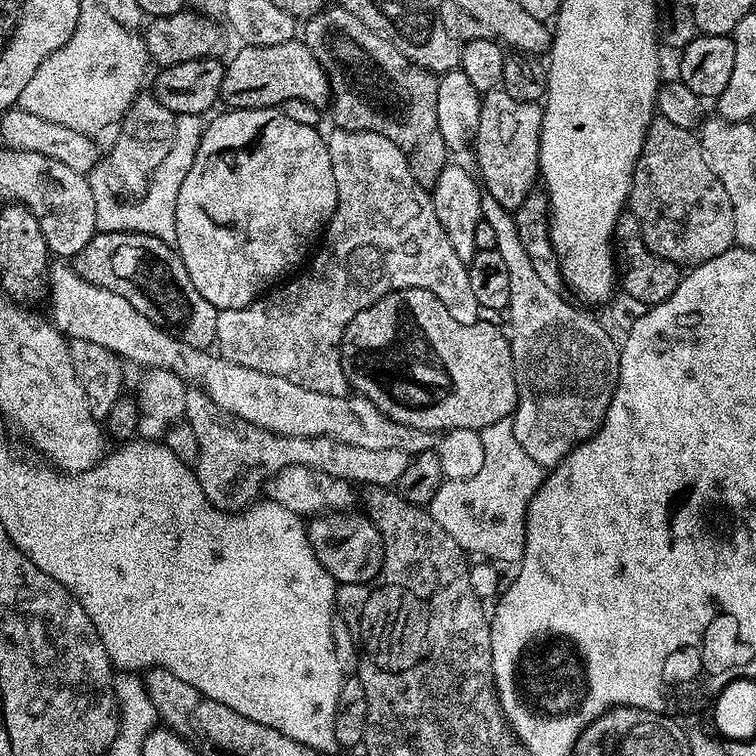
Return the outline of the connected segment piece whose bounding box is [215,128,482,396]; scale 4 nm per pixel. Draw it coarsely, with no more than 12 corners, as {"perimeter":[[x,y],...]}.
{"perimeter":[[326,139],[338,202],[307,265],[217,311],[238,366],[346,396],[366,306],[430,290],[476,323],[467,263],[402,150]]}

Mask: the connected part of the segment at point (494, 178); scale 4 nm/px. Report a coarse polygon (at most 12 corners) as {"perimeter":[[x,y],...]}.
{"perimeter":[[483,93],[483,191],[515,210],[538,184],[539,103]]}

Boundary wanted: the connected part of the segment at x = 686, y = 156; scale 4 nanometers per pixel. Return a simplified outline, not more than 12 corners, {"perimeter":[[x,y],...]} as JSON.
{"perimeter":[[657,115],[627,207],[646,246],[695,266],[734,244],[699,135]]}

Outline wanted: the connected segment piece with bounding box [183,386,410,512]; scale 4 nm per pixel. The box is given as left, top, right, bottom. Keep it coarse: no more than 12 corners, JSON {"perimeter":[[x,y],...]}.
{"perimeter":[[195,386],[183,419],[194,465],[224,512],[257,503],[286,466],[392,486],[410,459],[329,436],[279,436]]}

